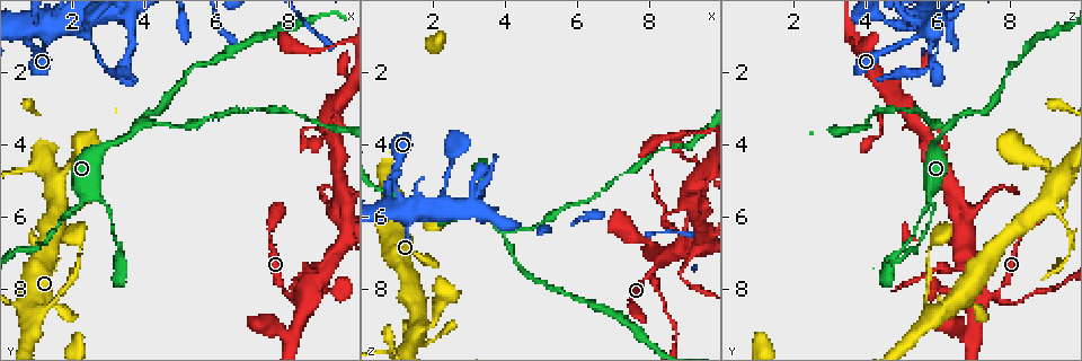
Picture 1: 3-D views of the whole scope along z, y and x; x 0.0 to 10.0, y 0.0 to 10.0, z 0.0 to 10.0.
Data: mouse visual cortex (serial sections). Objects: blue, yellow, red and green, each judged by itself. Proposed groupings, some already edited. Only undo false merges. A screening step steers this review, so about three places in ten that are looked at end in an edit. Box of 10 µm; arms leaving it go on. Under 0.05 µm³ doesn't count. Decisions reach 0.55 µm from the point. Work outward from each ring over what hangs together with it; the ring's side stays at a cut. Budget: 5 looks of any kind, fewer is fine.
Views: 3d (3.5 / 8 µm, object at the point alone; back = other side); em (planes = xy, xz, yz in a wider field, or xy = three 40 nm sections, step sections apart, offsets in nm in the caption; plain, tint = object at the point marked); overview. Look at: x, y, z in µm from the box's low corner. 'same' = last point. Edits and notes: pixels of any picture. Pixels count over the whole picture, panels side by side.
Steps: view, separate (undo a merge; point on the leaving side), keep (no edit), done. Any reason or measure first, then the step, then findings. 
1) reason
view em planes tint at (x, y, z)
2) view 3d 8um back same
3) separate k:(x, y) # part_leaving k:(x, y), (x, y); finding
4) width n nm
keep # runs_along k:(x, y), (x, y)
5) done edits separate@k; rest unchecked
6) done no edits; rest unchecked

three-way junction
view 3d 3.5um at (4.00, 3.40, 6.40)

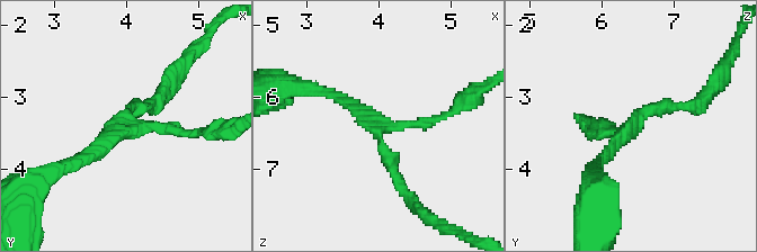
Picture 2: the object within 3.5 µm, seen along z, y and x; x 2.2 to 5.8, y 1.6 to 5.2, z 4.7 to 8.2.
arms 3; arm_widths 150, 150, 150 nm; shape alone is not enough
view em xy step 5 tint at (4.00, 3.40, 6.45)

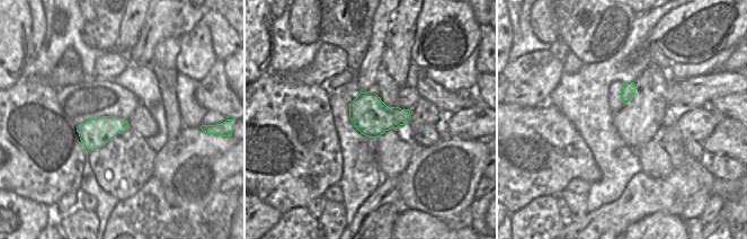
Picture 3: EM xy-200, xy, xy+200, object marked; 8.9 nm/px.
keep # runs_along 2:(323, 92), (379, 127), (399, 188); one cell here

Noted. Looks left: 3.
sudden change in width
view 3d 3.5um back at (2.10, 5.85, 5.90)

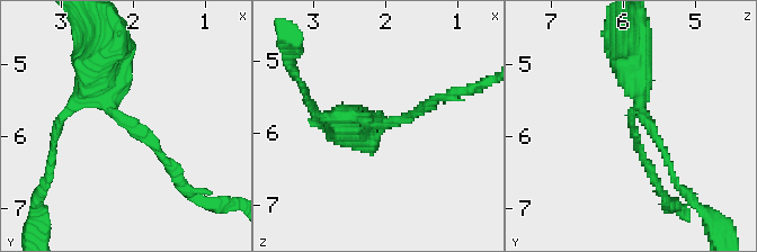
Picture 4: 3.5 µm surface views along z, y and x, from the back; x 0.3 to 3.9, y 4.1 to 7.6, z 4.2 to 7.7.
arm_widths 150, 350 nm; need the tissue
view em planes tint at (2.05, 5.80, 5.90)

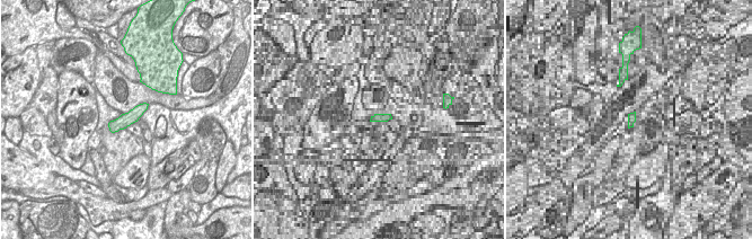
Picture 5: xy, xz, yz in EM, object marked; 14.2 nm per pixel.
keep # runs_along 4:(96, 65), (96, 93), (178, 180); one cell here

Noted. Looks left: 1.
done no edits; rest unchecked

